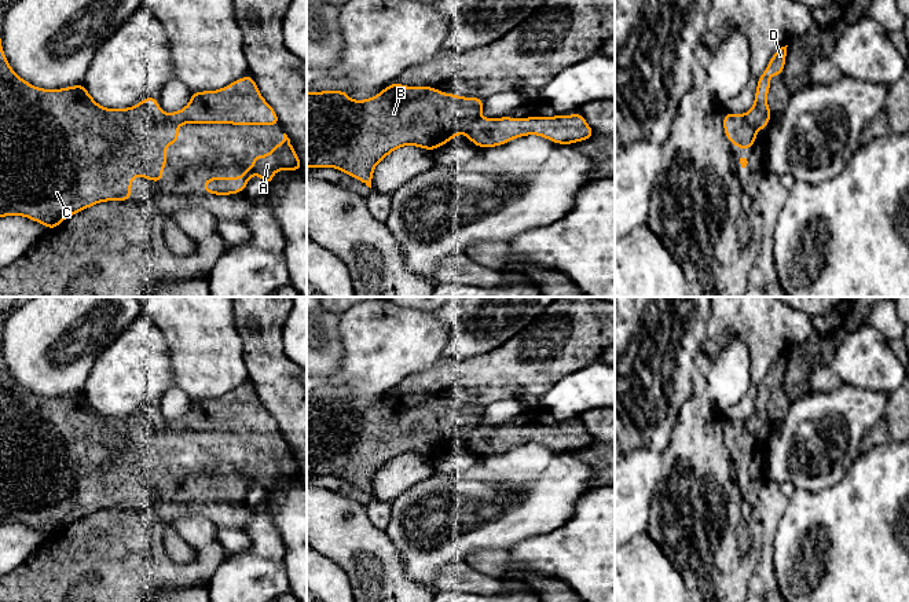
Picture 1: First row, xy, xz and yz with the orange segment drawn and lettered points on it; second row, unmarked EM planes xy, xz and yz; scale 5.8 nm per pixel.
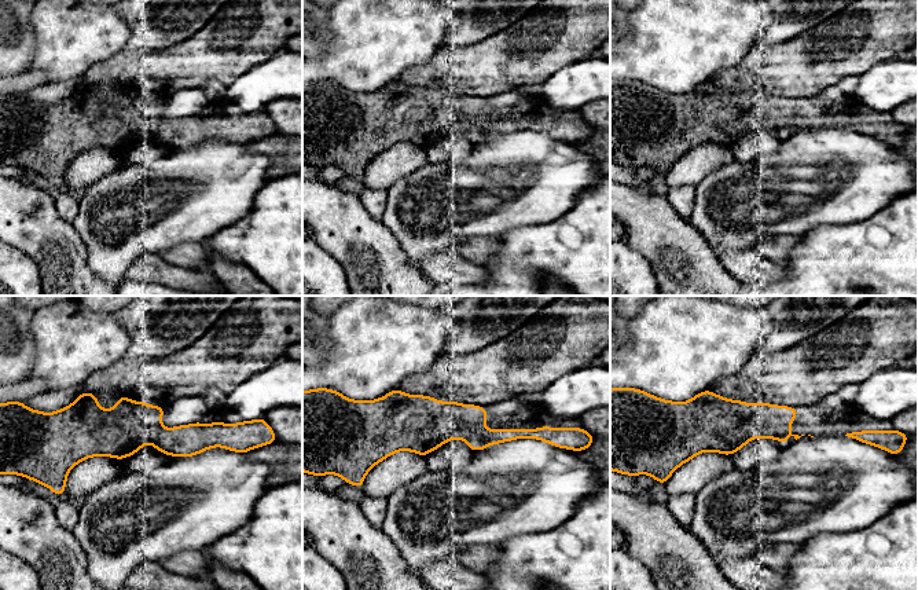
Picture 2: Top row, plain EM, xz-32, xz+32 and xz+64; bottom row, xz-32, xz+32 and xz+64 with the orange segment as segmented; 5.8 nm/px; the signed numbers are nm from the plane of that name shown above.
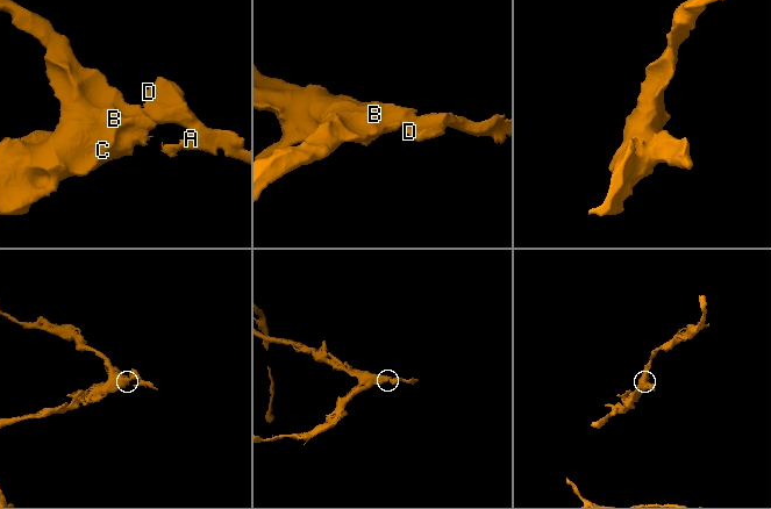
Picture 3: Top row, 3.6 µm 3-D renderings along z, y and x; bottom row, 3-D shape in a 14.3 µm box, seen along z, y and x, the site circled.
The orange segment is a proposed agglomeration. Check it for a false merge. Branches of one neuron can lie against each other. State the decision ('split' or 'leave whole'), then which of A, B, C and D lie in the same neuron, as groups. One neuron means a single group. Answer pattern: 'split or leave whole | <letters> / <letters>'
leave whole | A B C D

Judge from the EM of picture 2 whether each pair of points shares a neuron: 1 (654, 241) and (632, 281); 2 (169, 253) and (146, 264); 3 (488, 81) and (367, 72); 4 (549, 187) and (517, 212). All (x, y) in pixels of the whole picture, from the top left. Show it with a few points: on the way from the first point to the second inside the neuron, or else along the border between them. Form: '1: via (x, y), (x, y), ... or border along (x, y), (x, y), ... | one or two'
1: border along (624, 241), (649, 263), (657, 281) | two
2: border along (158, 253), (166, 261), (191, 270) | two
3: border along (429, 59), (410, 66), (396, 80) | two
4: via (540, 189), (525, 204) | one

